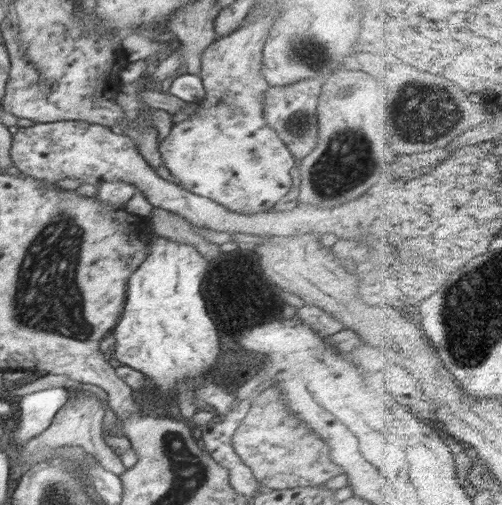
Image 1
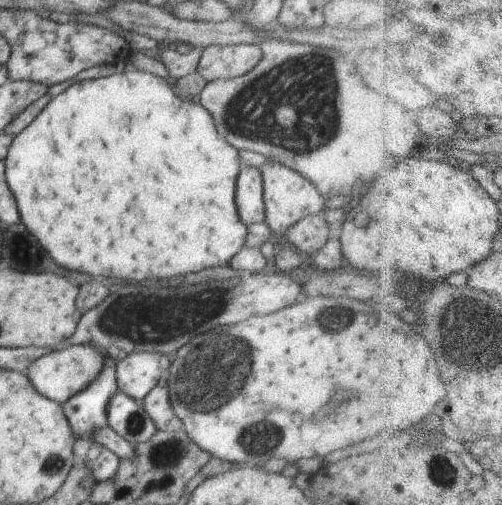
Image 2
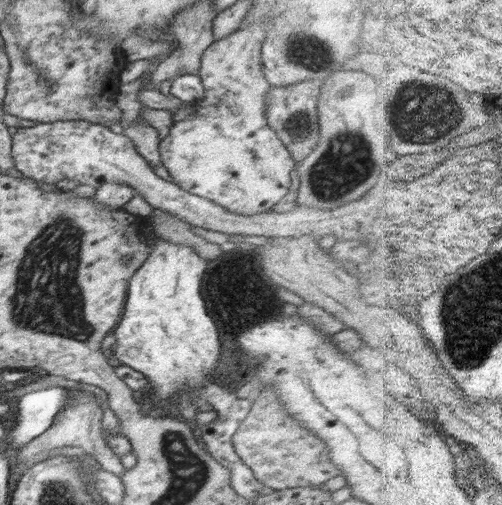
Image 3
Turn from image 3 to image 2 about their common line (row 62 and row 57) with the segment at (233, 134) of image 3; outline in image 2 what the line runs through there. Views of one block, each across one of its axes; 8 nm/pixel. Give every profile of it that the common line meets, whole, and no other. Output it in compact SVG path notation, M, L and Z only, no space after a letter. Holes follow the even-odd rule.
M240 44L236 46L209 45L202 52L197 65L207 82L229 80L244 76L260 62L262 52L258 45Z

